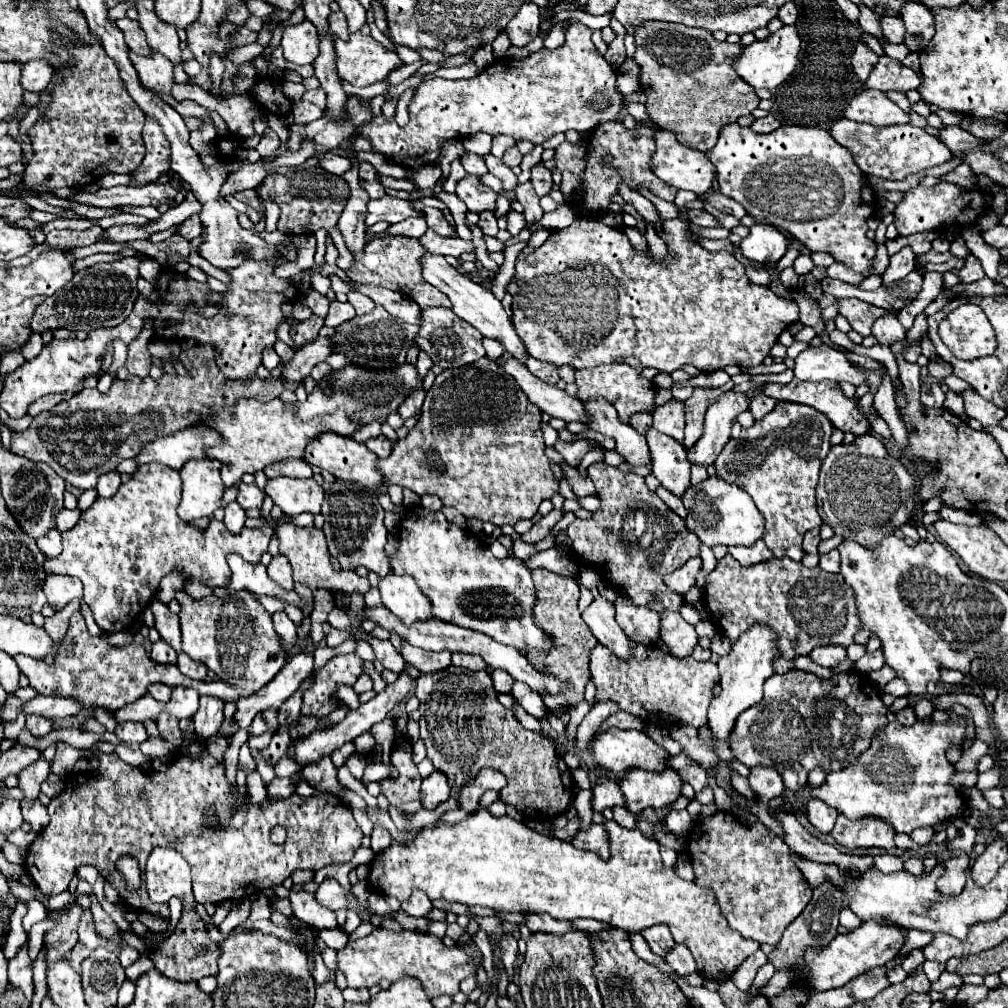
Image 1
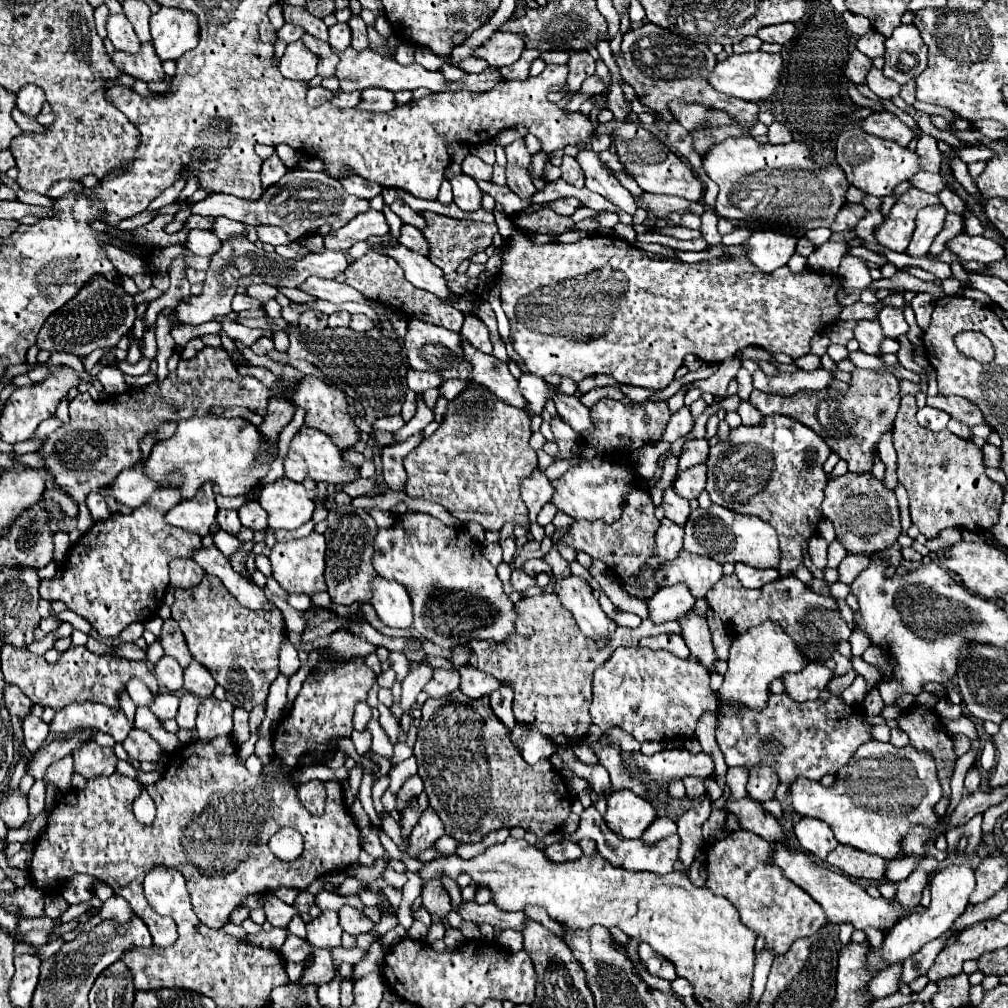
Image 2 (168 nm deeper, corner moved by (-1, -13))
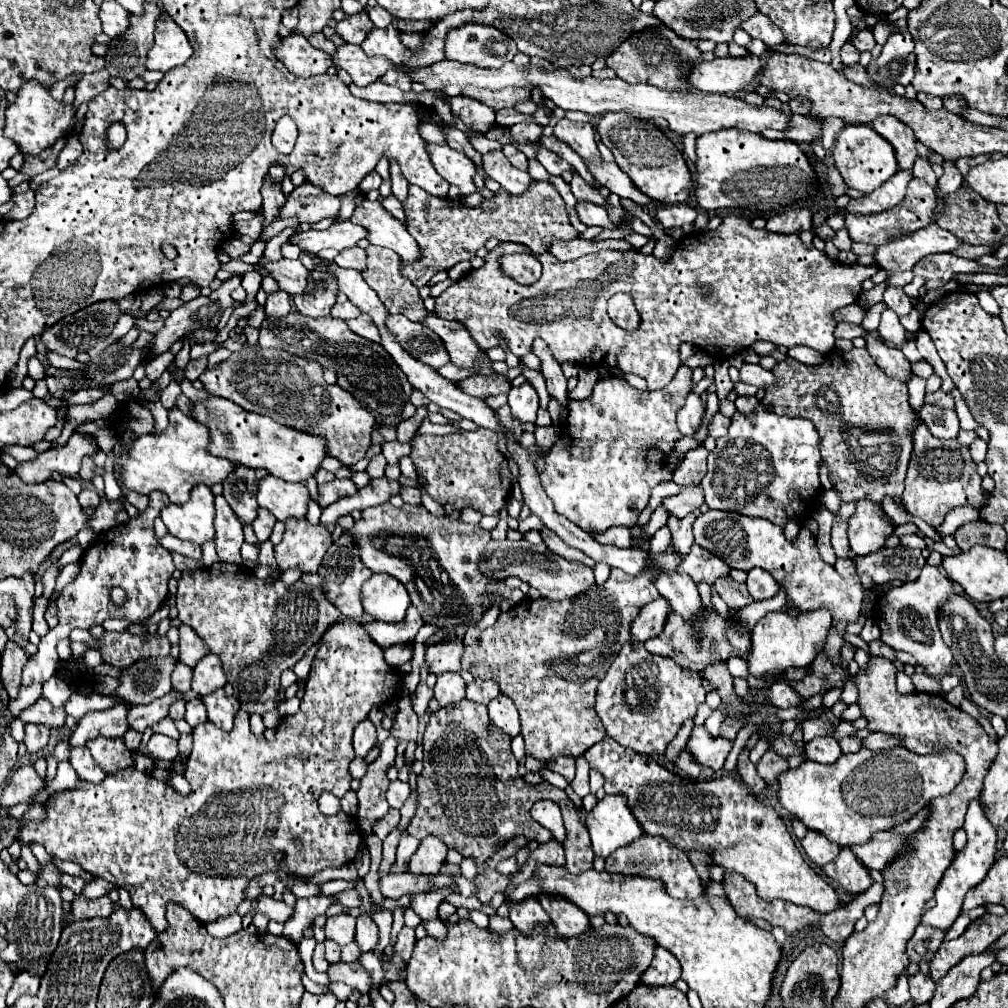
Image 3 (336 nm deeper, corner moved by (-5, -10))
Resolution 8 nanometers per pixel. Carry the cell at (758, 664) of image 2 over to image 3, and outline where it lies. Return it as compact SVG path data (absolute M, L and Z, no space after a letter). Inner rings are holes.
M826 608L802 612L798 616L786 610L766 614L752 630L752 650L748 656L748 670L752 676L762 676L774 668L806 668L814 660L814 652L826 642L828 630L832 626L832 614Z

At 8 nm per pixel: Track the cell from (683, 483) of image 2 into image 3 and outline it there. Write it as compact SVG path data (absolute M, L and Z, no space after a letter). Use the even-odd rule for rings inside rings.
M682 488L682 492L678 496L664 498L662 504L670 516L684 518L686 514L694 512L696 508L700 508L704 504L704 492L702 492L702 488Z

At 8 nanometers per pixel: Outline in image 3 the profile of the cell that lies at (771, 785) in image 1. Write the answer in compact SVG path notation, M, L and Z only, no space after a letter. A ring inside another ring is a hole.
M770 748L770 750L762 756L762 760L758 762L756 768L758 768L758 774L760 774L770 786L774 786L778 774L782 774L782 772L788 770L788 762L786 762L786 758L780 756L774 748Z

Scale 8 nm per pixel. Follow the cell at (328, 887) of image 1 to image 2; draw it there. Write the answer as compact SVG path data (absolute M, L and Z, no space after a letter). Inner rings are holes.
M344 905L340 911L338 911L338 919L340 919L340 927L346 931L346 933L350 933L350 935L360 935L360 933L368 933L372 927L374 927L374 923L372 921L368 921L366 917L364 917L364 913L360 911L360 909L356 909L356 907L350 907L350 905Z

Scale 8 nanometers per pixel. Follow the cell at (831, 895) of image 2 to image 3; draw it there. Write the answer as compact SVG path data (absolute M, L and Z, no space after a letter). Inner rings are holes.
M606 736L602 742L594 744L594 748L586 750L584 756L590 764L592 770L598 770L604 776L604 790L606 794L622 794L628 800L628 808L638 820L640 828L644 834L652 836L662 836L666 842L670 842L674 848L680 852L704 852L708 854L708 866L716 864L726 868L728 872L736 872L750 880L756 886L756 892L762 900L774 900L782 898L800 906L808 906L812 910L820 912L830 912L838 908L836 902L836 892L832 886L818 876L808 862L804 862L802 854L794 846L794 840L782 822L782 818L776 814L772 806L766 806L762 800L758 800L748 788L736 780L734 776L724 776L716 780L704 780L704 782L694 782L686 780L664 766L660 766L654 758L642 756L636 752L630 752L630 748L622 748L616 740Z

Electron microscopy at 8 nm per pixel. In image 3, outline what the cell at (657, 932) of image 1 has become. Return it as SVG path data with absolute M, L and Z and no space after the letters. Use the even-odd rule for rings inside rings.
M656 948L650 968L642 974L640 982L646 986L672 986L680 978L680 964L666 948Z

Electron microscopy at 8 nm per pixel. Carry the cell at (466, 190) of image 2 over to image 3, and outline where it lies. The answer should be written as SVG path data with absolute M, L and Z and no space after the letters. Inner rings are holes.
M428 142L426 150L428 150L430 160L432 160L434 168L438 170L438 174L444 180L448 180L450 184L458 186L462 196L468 196L476 190L476 186L472 182L476 168L468 156L462 156L462 152L452 150L446 144L434 144L434 142Z

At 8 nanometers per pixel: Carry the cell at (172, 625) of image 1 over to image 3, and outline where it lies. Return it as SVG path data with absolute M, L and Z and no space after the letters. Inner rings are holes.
M180 626L180 662L194 668L206 654L210 650L204 640L190 626Z

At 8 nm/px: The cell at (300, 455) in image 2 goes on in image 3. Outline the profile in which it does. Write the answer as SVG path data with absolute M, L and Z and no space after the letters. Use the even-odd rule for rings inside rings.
M208 396L200 402L190 400L190 408L192 418L210 430L210 444L206 446L206 452L218 458L226 458L232 464L242 464L254 470L264 468L268 470L268 474L286 482L306 482L318 470L322 458L326 456L326 442L322 438L294 432L292 428L282 428L268 416L246 412L226 398Z

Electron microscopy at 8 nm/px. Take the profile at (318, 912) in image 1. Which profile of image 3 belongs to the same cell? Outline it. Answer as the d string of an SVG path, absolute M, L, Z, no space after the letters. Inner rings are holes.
M350 914L332 916L326 922L326 938L338 942L340 946L346 946L354 940L354 926L356 926L356 918Z

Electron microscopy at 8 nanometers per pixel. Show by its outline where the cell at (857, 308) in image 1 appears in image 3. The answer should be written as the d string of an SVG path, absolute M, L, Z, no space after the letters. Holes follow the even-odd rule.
M868 332L866 334L866 340L868 340L868 354L874 358L874 362L886 372L886 376L890 378L896 378L900 382L908 382L910 380L910 362L908 358L894 346L888 346L878 332Z

